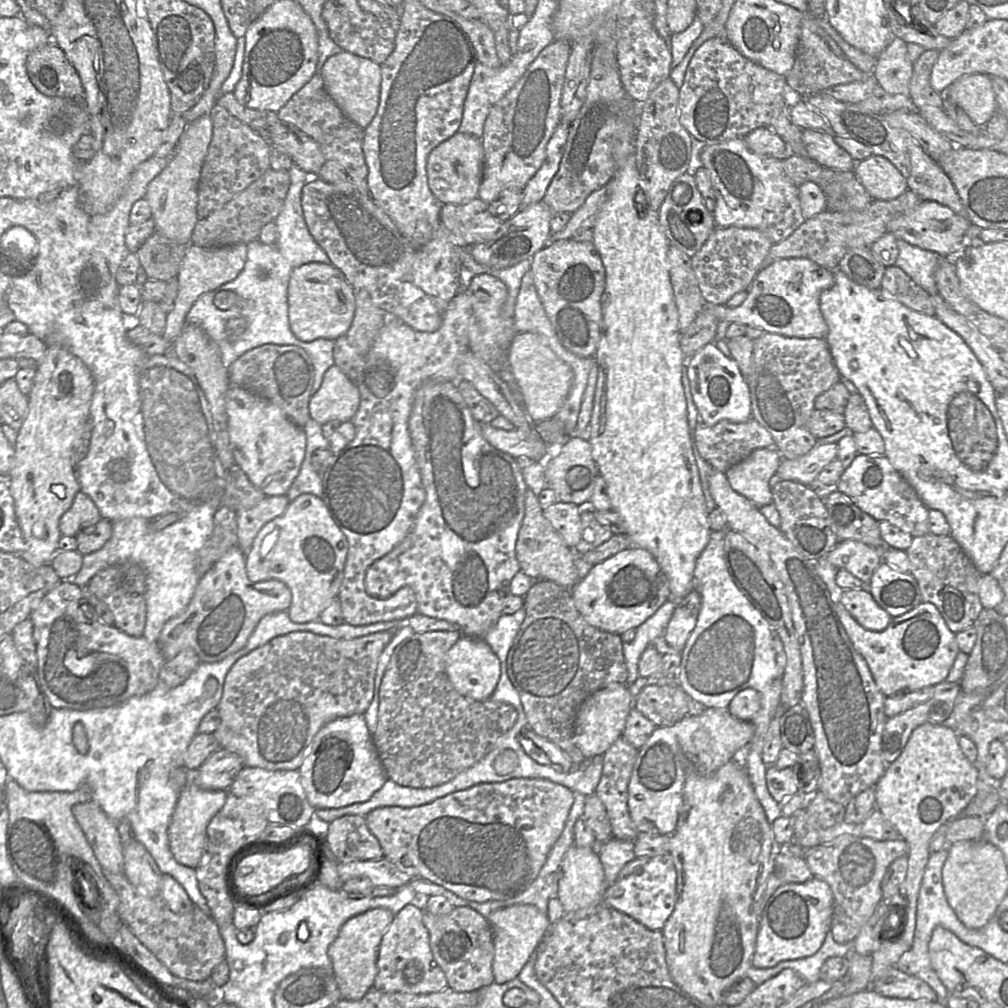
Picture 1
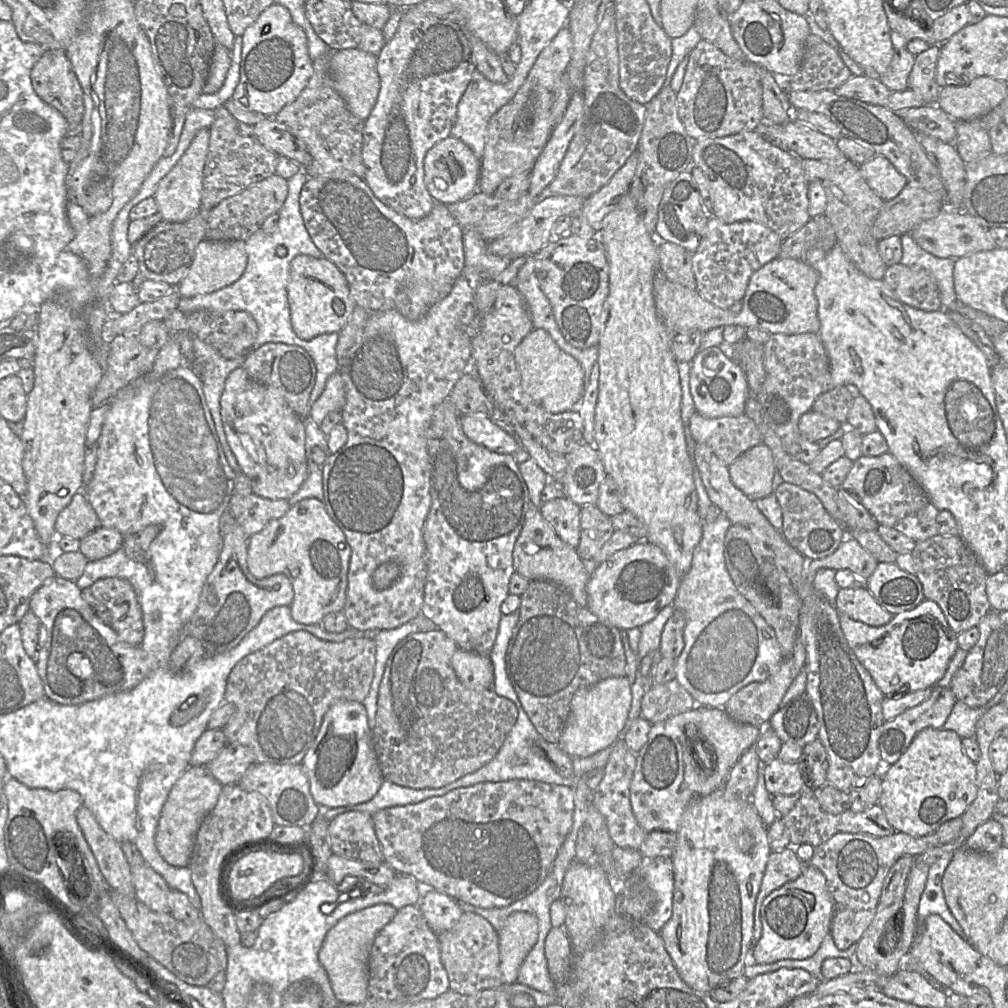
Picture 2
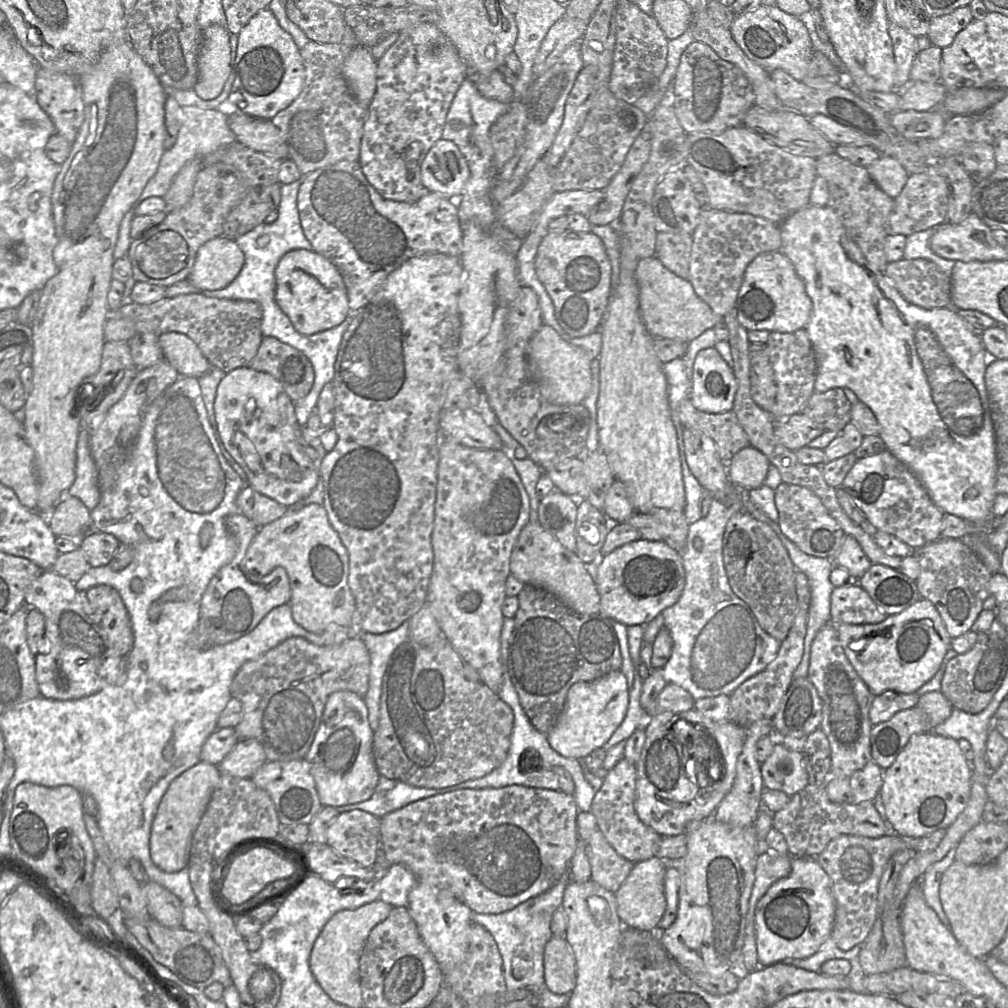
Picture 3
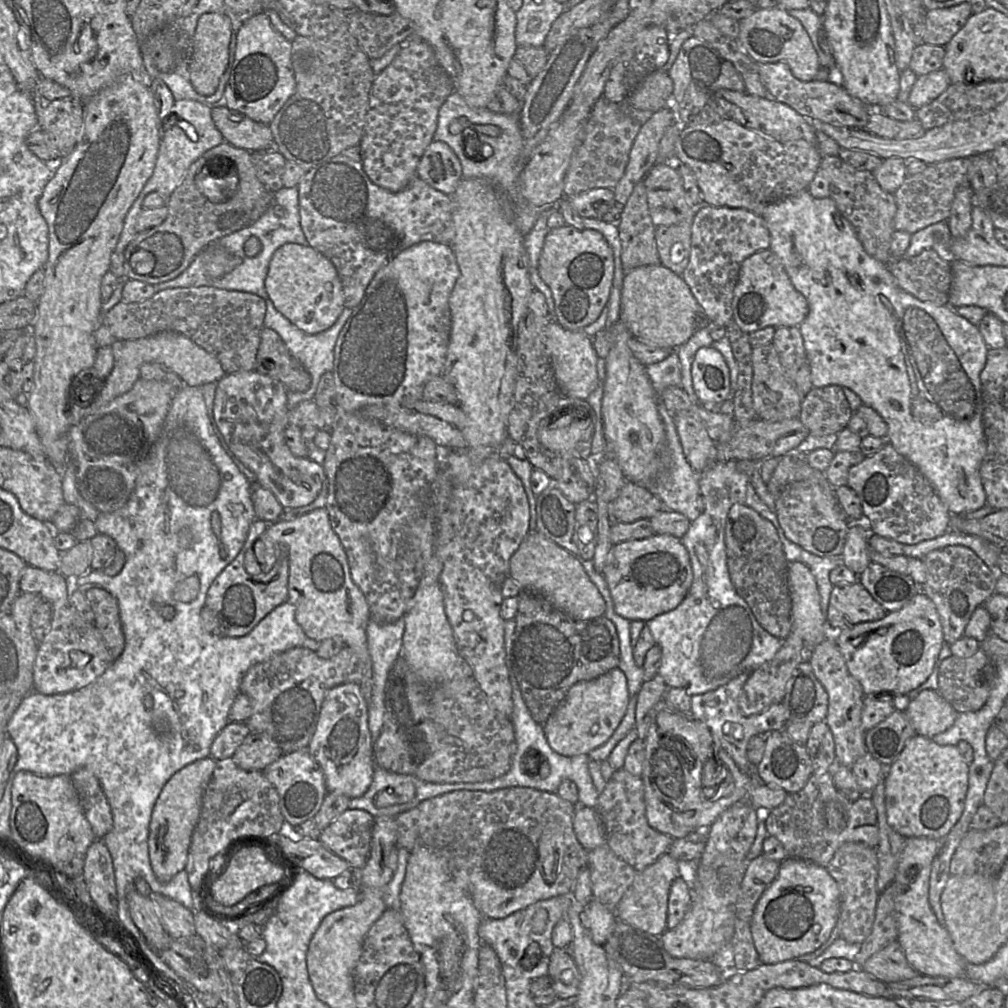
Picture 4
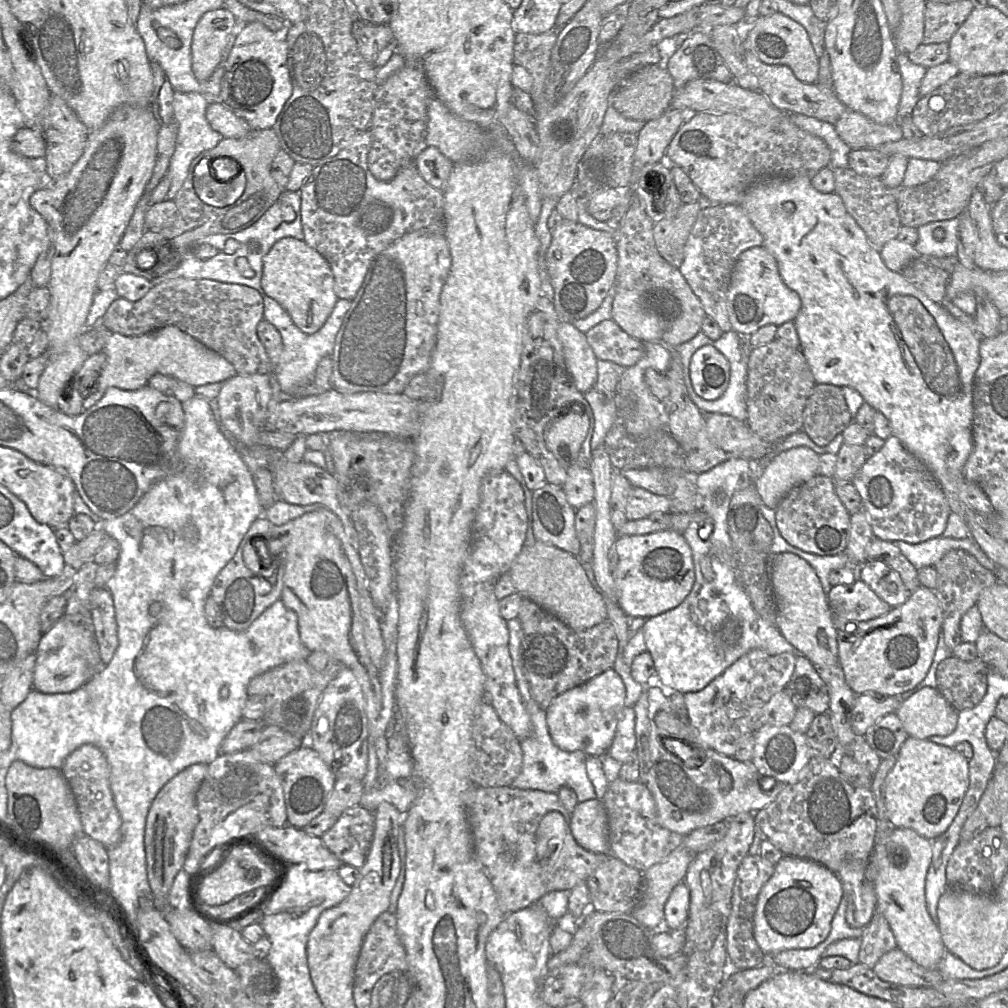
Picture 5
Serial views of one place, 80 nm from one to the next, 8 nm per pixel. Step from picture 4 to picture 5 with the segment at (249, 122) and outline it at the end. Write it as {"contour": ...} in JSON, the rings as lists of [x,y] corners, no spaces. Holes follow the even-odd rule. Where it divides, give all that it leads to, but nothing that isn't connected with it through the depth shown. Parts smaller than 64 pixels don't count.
{"contour":[[[210,103],[206,109],[206,118],[213,130],[225,138],[241,138],[252,131],[249,124],[225,104]]]}

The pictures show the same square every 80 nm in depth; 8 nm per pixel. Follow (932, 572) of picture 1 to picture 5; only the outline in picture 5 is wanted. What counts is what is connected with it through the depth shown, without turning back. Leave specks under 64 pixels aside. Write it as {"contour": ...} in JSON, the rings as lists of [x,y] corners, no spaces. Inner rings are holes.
{"contour":[[[963,550],[947,552],[933,566],[937,573],[937,585],[933,590],[942,611],[941,630],[943,641],[949,651],[953,651],[962,641],[960,621],[968,609],[976,605],[980,594],[998,582],[993,571],[983,567],[974,556]]]}

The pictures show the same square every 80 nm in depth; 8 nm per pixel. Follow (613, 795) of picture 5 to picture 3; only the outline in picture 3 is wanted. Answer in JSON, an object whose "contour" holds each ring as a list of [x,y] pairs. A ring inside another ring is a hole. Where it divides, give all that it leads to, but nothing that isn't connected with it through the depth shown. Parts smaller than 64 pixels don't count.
{"contour":[[[622,758],[608,771],[591,807],[598,829],[607,842],[620,856],[633,864],[655,857],[662,841],[662,836],[648,828],[635,811],[636,776],[636,764]]]}

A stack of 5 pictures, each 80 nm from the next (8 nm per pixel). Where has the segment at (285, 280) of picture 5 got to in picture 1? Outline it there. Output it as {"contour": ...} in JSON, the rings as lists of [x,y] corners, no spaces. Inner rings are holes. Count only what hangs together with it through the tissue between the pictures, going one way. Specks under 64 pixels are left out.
{"contour":[[[310,262],[292,270],[288,284],[288,321],[297,339],[303,342],[319,338],[335,341],[350,328],[354,313],[354,289],[332,264]]]}

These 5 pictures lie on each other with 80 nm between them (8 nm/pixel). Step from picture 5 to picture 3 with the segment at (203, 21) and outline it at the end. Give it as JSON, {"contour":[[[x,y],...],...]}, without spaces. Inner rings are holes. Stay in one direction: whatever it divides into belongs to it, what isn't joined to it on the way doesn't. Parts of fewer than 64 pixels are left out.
{"contour":[[[212,24],[202,31],[198,57],[198,79],[193,90],[205,100],[221,92],[231,72],[230,32],[227,27]]]}

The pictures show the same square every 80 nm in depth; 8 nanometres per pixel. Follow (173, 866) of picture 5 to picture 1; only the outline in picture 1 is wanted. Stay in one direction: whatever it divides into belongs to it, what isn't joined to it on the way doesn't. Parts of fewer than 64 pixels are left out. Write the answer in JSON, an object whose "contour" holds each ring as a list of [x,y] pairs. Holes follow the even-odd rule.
{"contour":[[[193,782],[181,790],[168,827],[169,847],[177,862],[194,869],[199,865],[206,847],[207,826],[224,806],[227,795],[228,791],[205,790]]]}

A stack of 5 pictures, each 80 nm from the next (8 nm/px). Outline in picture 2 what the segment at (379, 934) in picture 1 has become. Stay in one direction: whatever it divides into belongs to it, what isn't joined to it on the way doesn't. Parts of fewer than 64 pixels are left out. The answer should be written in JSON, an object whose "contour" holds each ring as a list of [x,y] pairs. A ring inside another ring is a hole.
{"contour":[[[376,904],[348,914],[326,934],[318,953],[336,999],[342,1004],[360,1004],[368,997],[369,956],[377,934],[397,912],[392,905]]]}

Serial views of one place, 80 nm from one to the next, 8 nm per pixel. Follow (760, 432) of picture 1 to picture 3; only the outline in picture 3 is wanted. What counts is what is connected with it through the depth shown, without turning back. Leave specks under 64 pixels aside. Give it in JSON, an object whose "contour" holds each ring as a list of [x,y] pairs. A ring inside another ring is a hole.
{"contour":[[[688,398],[680,404],[678,417],[682,426],[699,430],[710,437],[724,463],[729,463],[735,454],[750,446],[748,435],[732,411],[718,414],[703,412]]]}

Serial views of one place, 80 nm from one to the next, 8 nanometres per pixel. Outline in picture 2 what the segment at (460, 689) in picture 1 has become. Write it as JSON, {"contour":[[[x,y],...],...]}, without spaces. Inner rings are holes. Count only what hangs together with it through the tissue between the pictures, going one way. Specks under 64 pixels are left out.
{"contour":[[[458,648],[451,664],[460,682],[472,690],[492,688],[494,668],[490,657]]]}

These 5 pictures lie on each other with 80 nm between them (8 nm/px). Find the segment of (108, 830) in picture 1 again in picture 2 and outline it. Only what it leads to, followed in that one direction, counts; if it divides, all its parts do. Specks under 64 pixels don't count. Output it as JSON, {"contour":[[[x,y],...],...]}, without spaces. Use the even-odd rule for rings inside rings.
{"contour":[[[81,806],[77,810],[76,820],[110,889],[127,897],[136,897],[131,867],[121,843],[103,830],[87,807]]]}

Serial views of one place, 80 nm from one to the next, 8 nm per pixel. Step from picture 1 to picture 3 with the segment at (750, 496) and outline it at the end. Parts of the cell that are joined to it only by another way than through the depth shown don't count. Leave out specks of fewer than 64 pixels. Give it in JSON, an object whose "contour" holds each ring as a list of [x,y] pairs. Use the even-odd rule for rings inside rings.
{"contour":[[[748,446],[740,450],[728,463],[728,476],[741,490],[750,491],[765,485],[771,462],[760,450]]]}

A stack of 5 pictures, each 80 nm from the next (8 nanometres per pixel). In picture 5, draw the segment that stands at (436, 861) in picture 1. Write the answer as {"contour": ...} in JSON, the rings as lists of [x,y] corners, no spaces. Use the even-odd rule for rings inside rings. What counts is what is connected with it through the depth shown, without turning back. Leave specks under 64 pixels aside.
{"contour":[[[473,787],[465,794],[465,808],[471,831],[474,854],[486,871],[494,887],[498,905],[505,916],[525,909],[553,891],[570,892],[580,882],[586,882],[593,872],[611,854],[593,854],[583,849],[571,831],[571,814],[560,802],[557,794],[513,787]],[[550,812],[561,814],[566,822],[566,835],[559,851],[550,859],[540,859],[536,852],[535,837],[542,819]]]}

